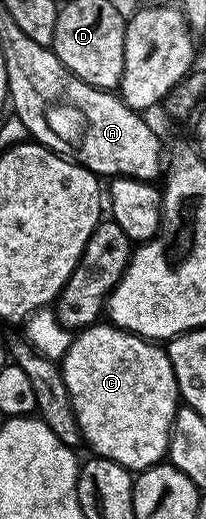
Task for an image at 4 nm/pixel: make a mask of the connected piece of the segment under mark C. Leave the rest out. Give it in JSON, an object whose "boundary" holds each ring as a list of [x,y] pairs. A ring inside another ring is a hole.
{"boundary":[[[95,324],[87,326],[86,329],[77,331],[74,334],[74,342],[68,348],[68,352],[60,360],[62,375],[64,376],[64,384],[68,384],[68,396],[72,396],[72,408],[76,412],[76,420],[80,424],[80,432],[82,433],[83,443],[88,447],[91,446],[93,453],[100,458],[107,458],[116,464],[120,464],[125,470],[131,472],[141,472],[149,468],[149,466],[157,466],[167,457],[170,449],[170,429],[174,423],[174,417],[180,405],[180,395],[178,385],[176,384],[176,376],[174,369],[170,363],[165,349],[157,341],[149,338],[142,338],[139,334],[133,334],[127,330],[120,329],[119,326],[113,324]]]}

